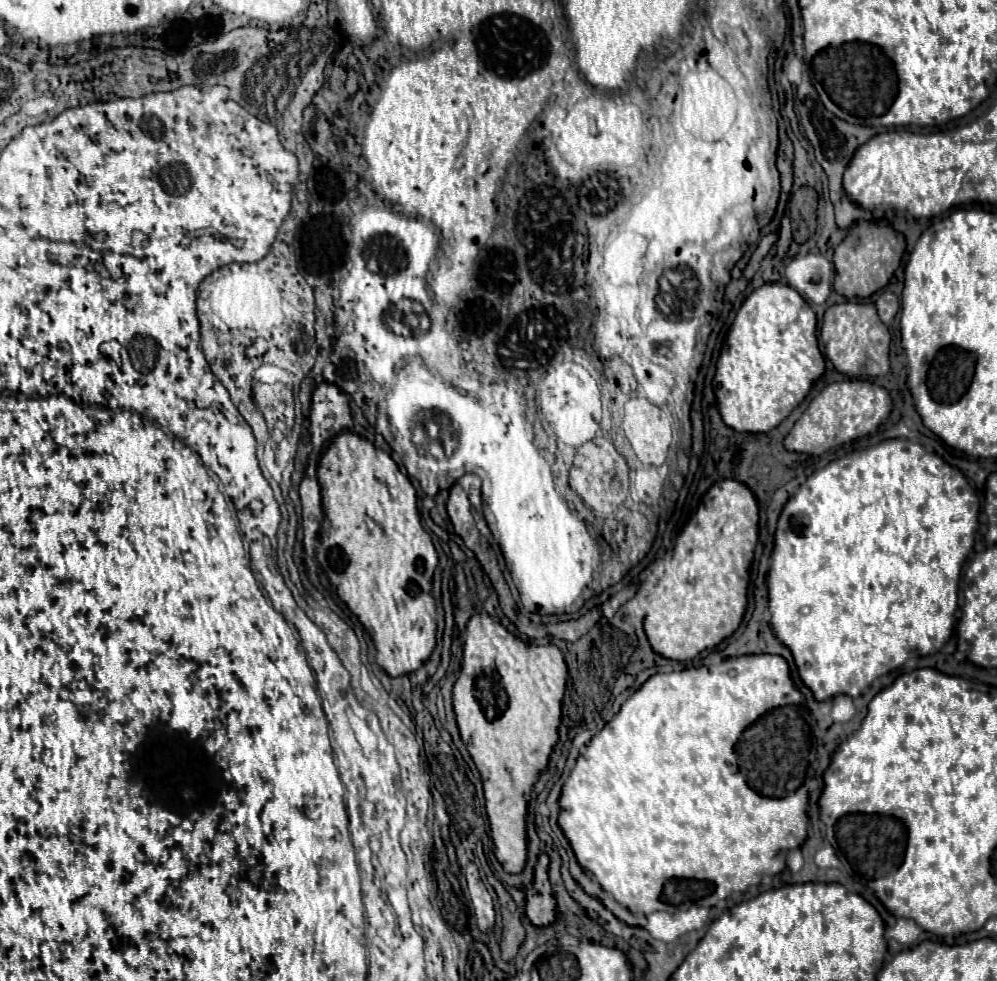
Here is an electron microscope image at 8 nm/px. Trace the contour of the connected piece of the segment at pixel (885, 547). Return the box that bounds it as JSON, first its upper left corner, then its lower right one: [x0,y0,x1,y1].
[769,438,979,700]

